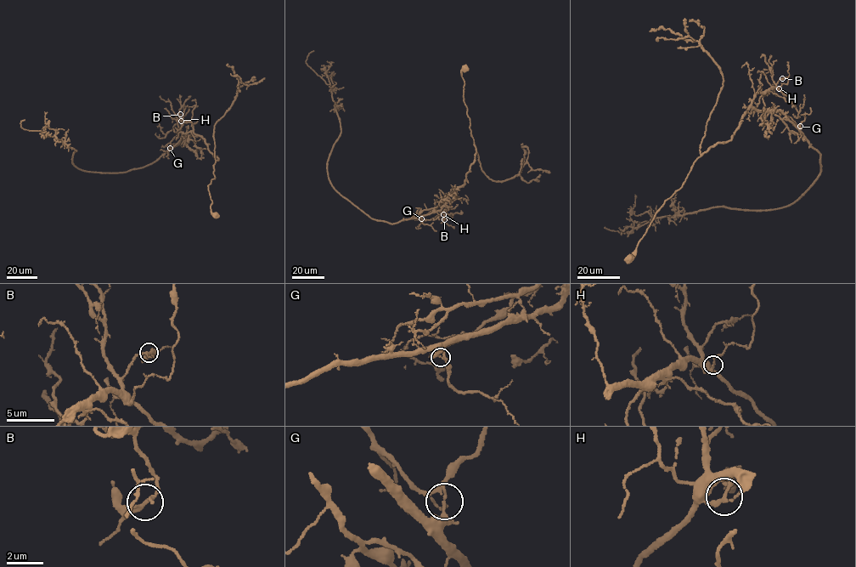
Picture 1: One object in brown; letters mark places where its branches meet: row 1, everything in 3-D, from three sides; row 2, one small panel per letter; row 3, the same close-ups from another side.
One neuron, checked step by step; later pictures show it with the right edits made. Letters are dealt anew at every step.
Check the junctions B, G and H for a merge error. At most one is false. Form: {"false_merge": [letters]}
{"false_merge": ["G"]}

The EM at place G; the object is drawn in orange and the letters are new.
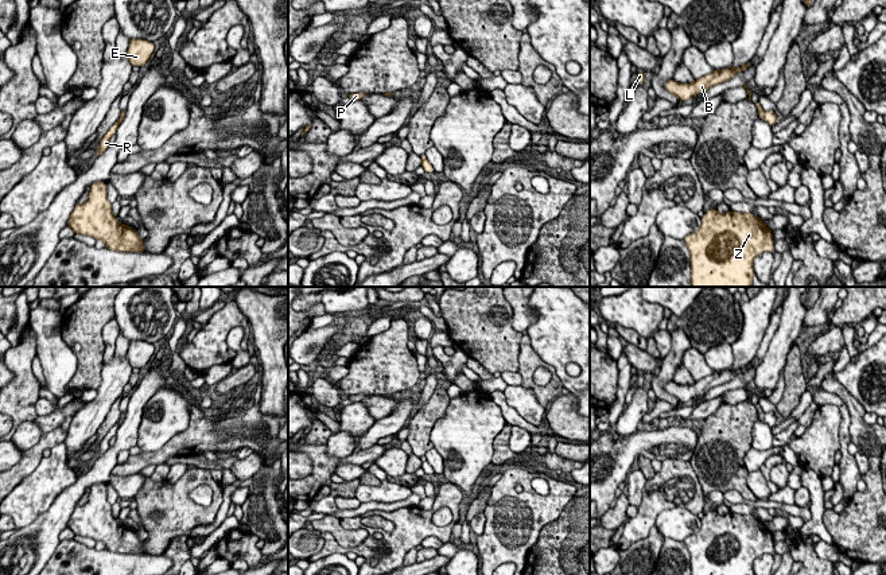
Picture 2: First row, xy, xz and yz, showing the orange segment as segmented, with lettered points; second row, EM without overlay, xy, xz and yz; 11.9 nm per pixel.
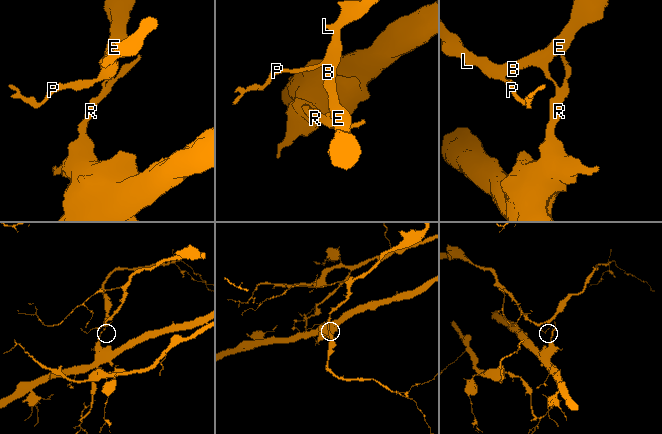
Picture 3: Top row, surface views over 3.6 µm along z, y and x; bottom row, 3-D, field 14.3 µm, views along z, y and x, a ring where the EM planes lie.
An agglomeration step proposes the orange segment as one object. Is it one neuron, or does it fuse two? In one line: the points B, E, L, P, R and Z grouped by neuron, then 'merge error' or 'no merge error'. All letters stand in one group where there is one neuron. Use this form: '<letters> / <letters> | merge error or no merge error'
B E L P / R Z | merge error

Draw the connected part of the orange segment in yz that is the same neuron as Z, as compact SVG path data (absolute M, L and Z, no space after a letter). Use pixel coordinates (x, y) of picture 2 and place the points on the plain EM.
M710 510L700 531L684 540L689 552L691 575L754 575L753 563L763 553L774 553L772 532L753 514L719 514Z

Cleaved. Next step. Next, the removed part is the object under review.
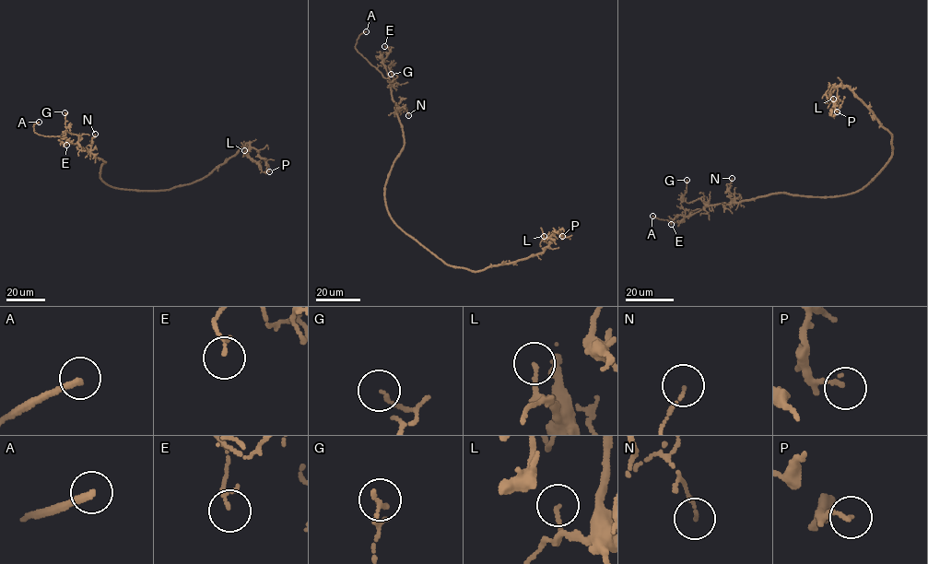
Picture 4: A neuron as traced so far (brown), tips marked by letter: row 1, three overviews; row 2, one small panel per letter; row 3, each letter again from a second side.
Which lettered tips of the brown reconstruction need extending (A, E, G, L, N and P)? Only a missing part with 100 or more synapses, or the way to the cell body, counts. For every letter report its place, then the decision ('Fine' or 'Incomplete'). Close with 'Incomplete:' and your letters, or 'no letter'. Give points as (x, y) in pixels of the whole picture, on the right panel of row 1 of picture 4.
A: Place: (652, 216). Incomplete
E: Place: (671, 224). Fine
G: Place: (687, 180). Fine
L: Place: (833, 99). Fine
N: Place: (732, 178). Fine
P: Place: (837, 111). Fine
Incomplete: A

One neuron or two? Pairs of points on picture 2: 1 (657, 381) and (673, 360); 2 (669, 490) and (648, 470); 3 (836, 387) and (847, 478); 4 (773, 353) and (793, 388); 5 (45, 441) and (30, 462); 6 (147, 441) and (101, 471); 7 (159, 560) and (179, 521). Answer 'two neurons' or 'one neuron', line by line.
1: one neuron
2: two neurons
3: two neurons
4: two neurons
5: one neuron
6: two neurons
7: two neurons

